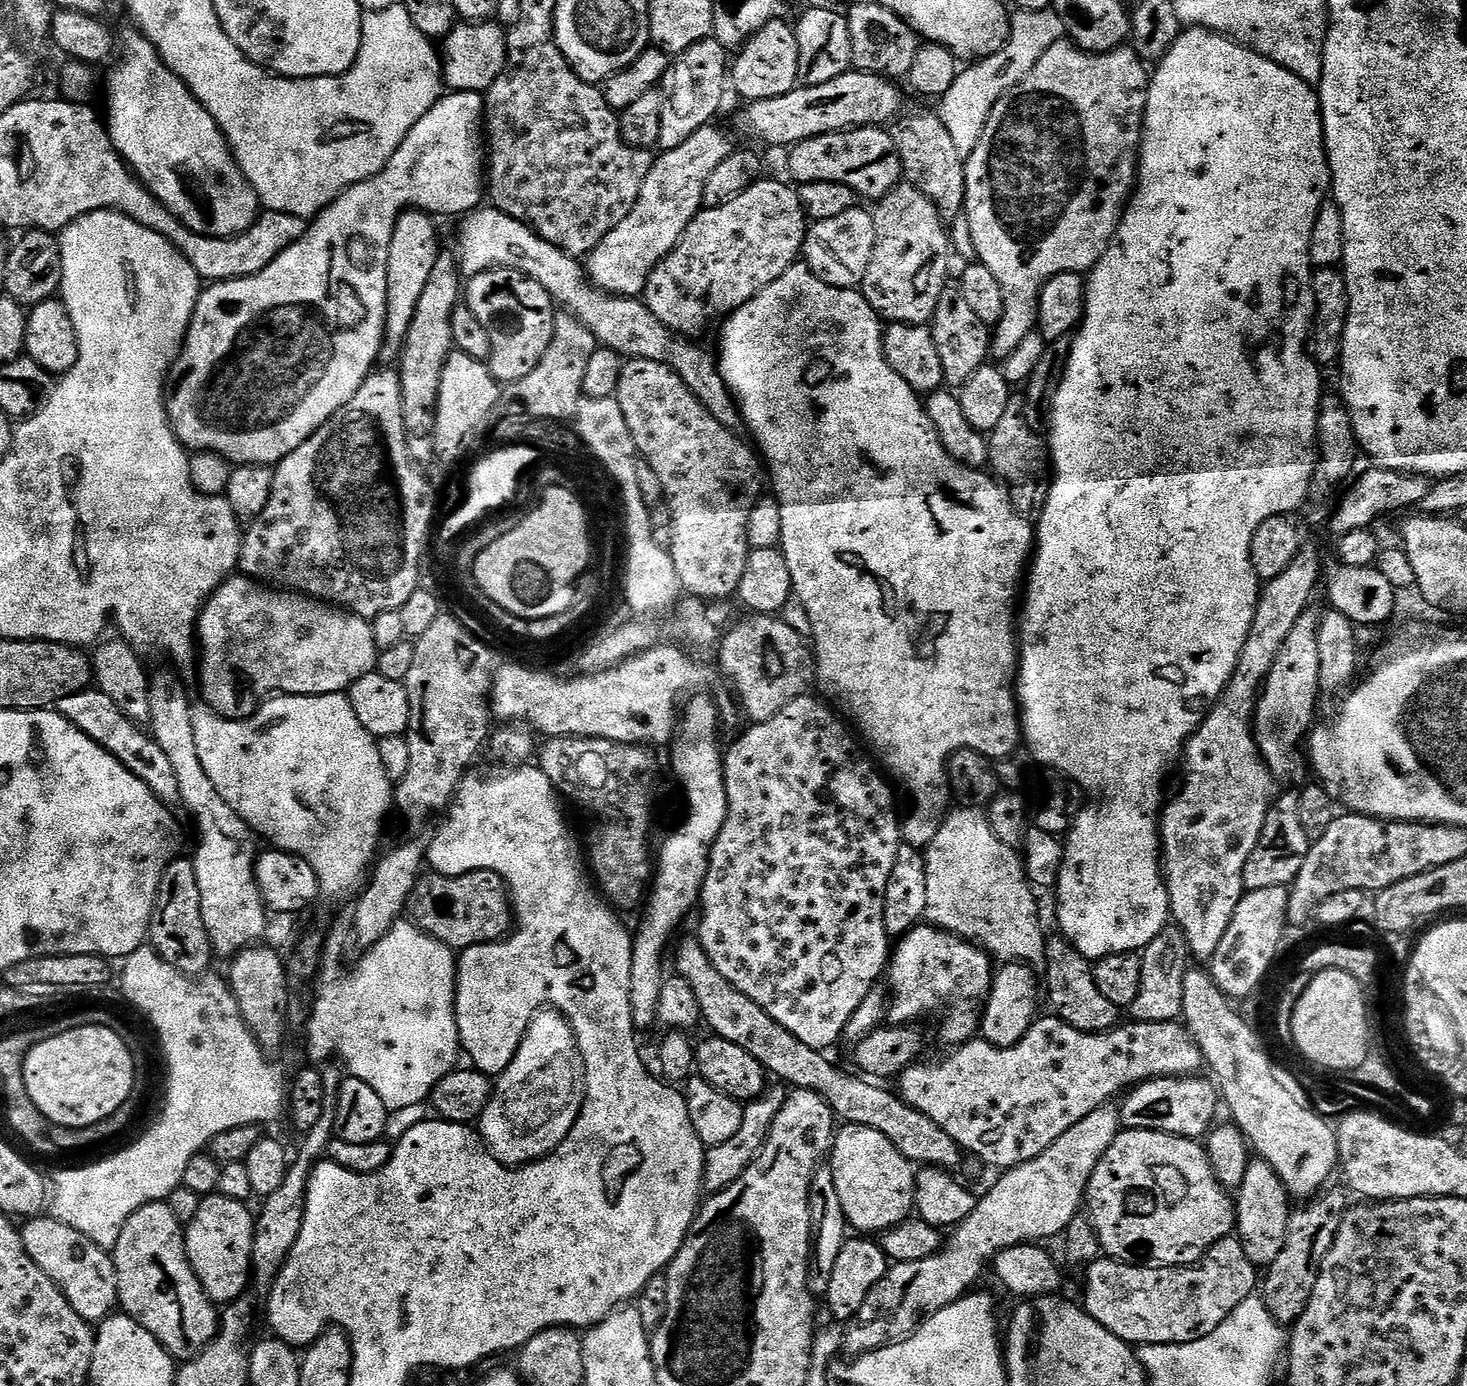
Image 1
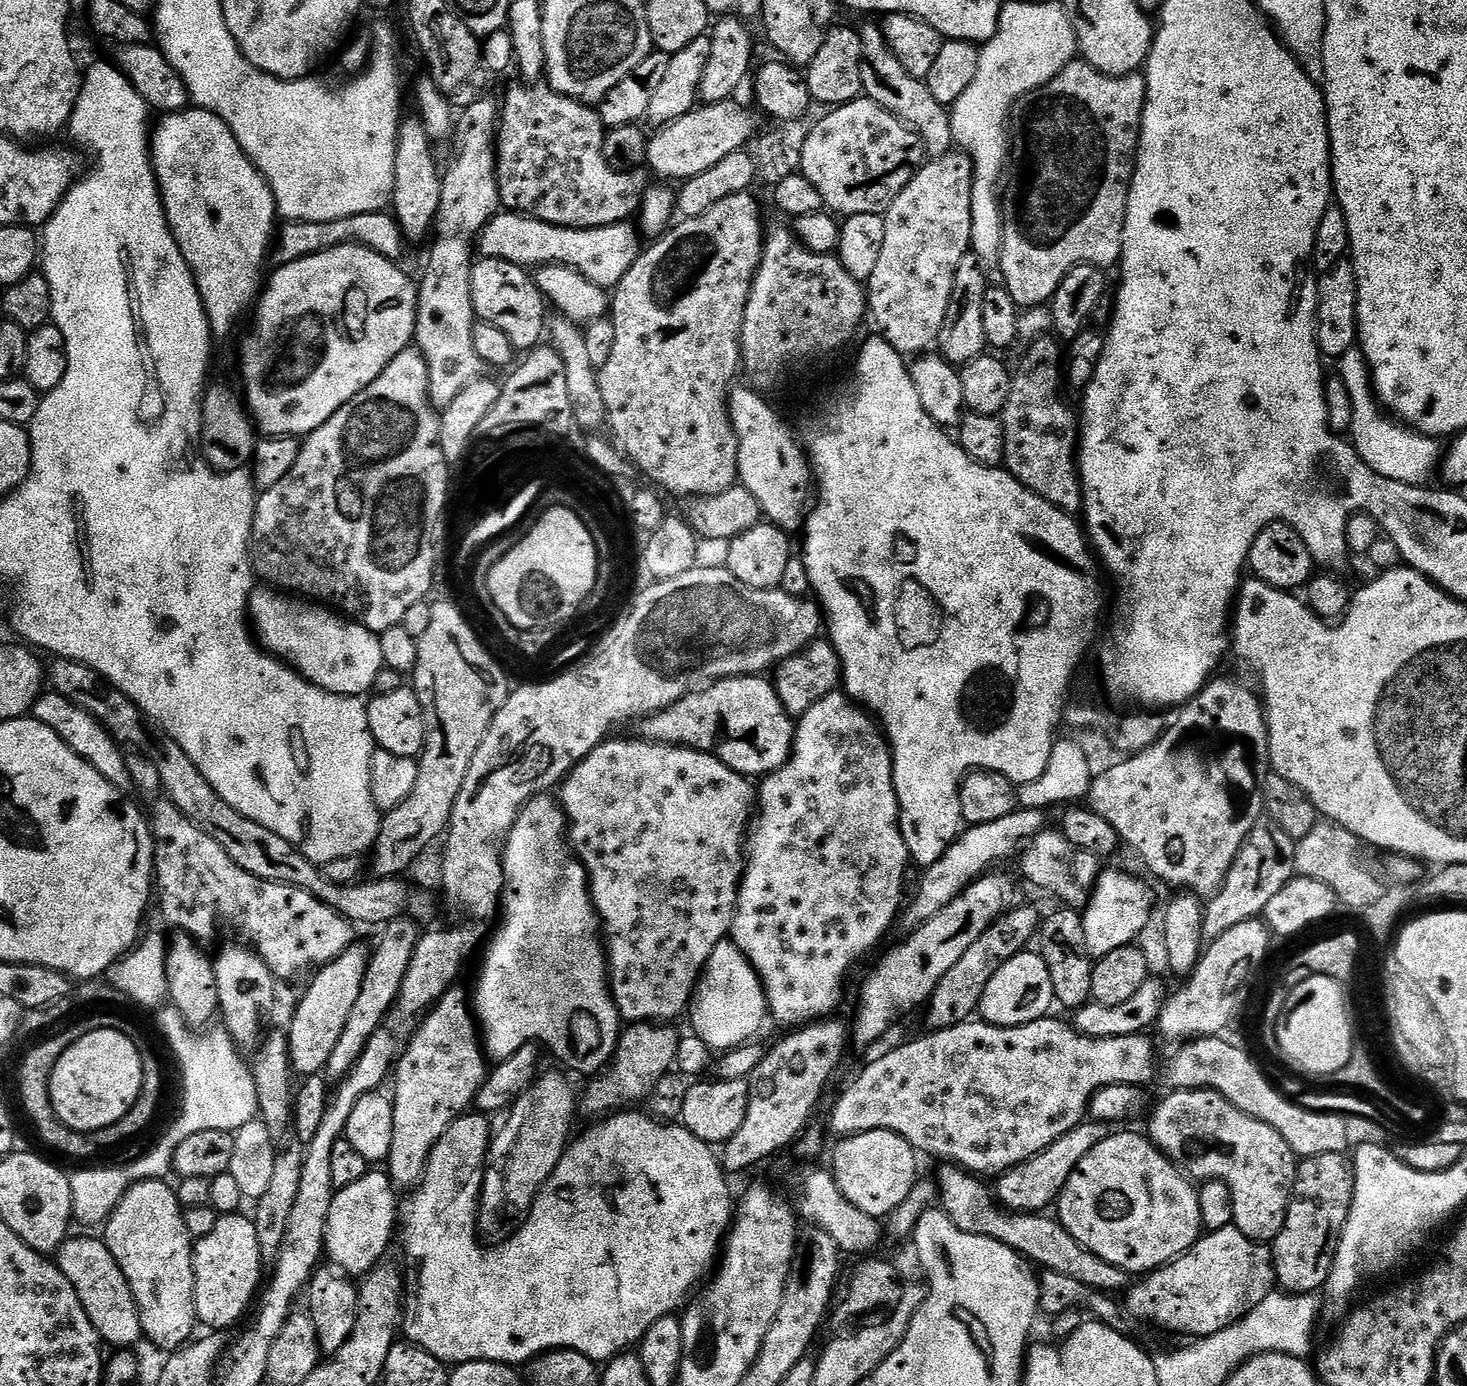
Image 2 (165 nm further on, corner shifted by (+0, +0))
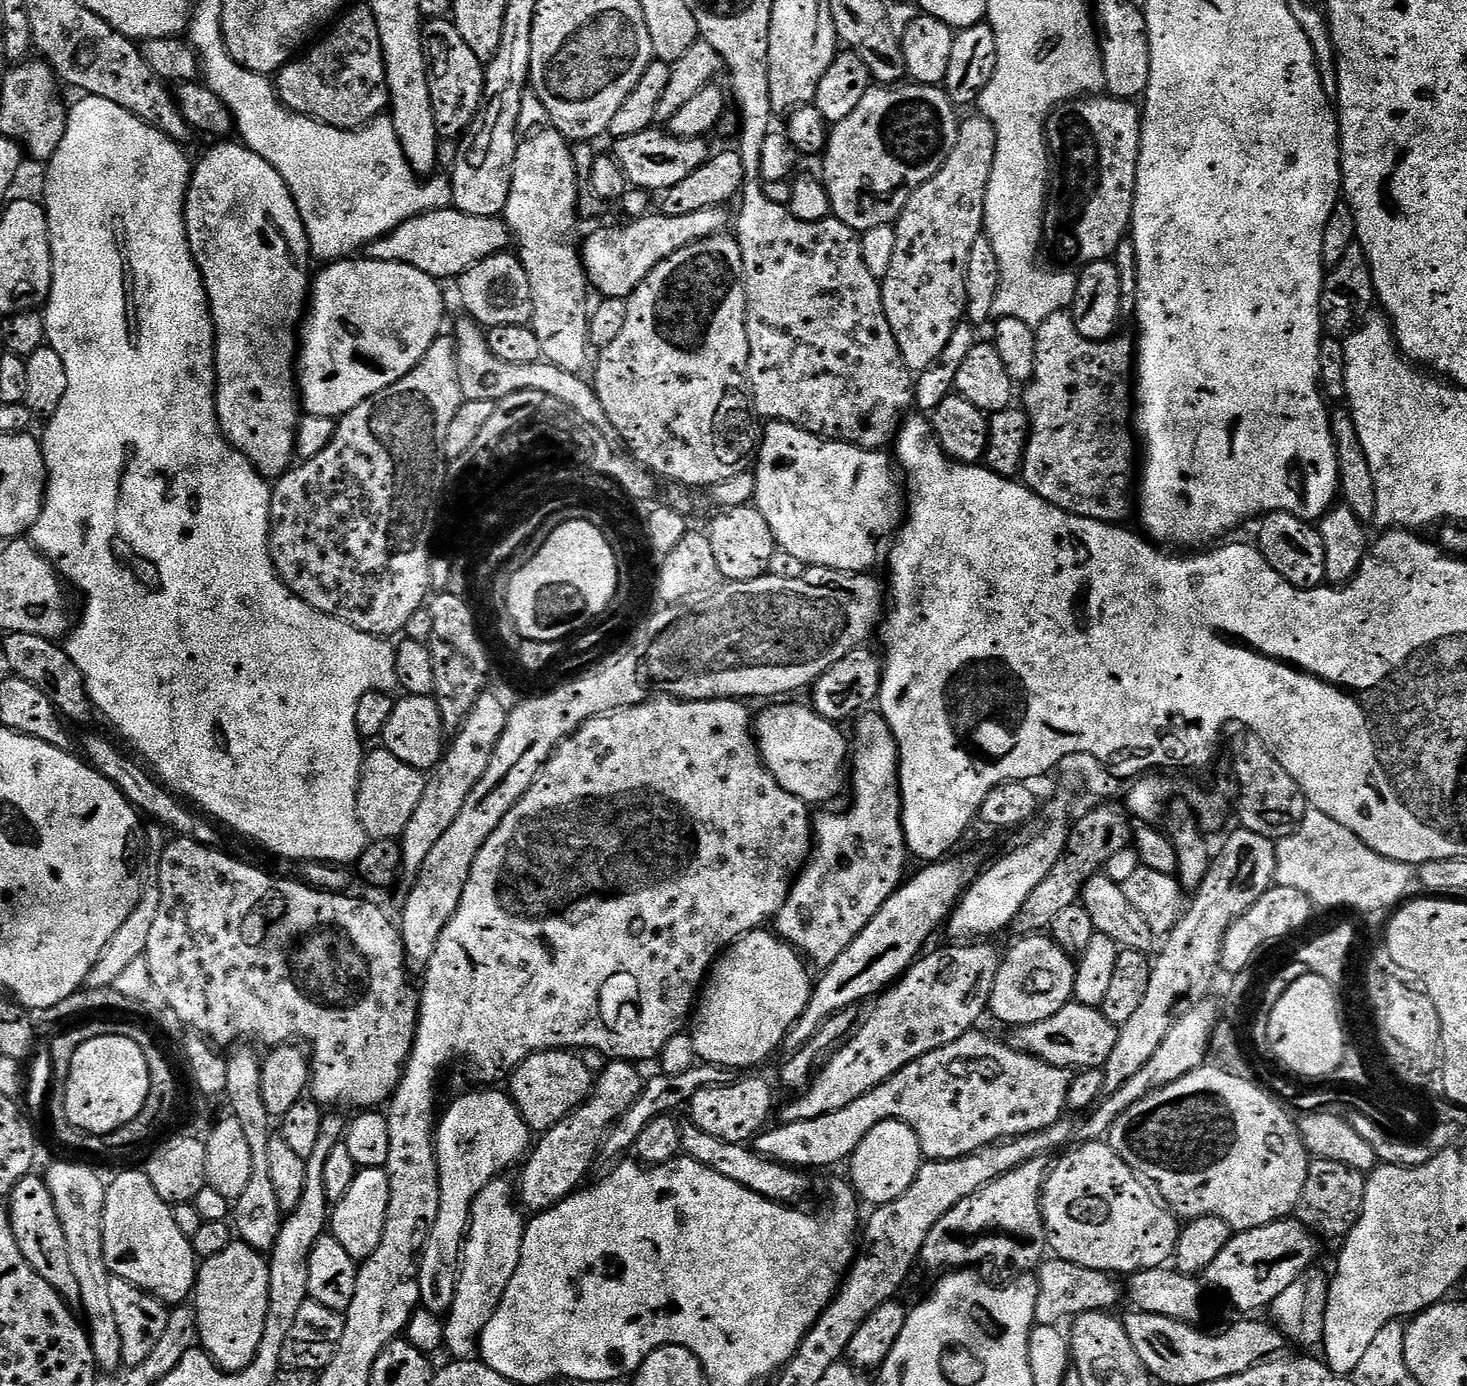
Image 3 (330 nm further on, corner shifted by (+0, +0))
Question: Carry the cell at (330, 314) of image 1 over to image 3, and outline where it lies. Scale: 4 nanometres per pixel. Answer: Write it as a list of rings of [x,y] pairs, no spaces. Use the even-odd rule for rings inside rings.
[[[345,258],[321,267],[321,270],[310,284],[310,303],[306,308],[306,315],[302,320],[302,327],[298,332],[298,399],[303,411],[310,416],[330,416],[339,418],[346,415],[354,406],[366,402],[374,394],[386,390],[386,386],[394,386],[430,350],[430,346],[441,335],[440,323],[444,320],[444,296],[440,293],[441,285],[430,274],[422,274],[422,270],[414,270],[414,266],[406,266],[398,262],[378,262],[367,258]]]

